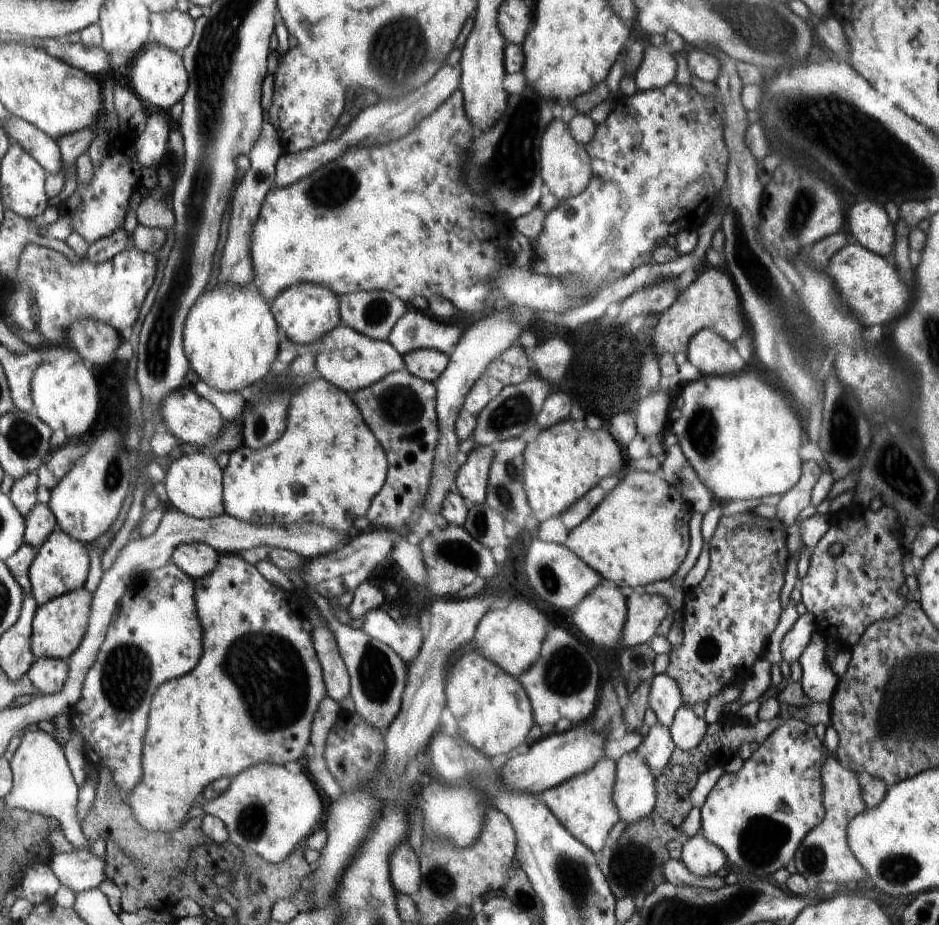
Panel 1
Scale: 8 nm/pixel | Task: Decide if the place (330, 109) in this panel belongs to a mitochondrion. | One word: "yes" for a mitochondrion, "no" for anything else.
no

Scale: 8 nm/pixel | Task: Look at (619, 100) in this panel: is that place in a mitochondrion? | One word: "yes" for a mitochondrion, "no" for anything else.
no

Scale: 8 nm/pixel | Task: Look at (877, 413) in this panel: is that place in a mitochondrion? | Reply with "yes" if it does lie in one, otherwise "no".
no

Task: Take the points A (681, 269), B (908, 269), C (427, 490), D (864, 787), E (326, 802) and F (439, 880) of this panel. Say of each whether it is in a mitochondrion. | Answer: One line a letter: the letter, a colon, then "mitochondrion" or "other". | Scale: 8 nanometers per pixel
A: other
B: other
C: other
D: other
E: other
F: mitochondrion

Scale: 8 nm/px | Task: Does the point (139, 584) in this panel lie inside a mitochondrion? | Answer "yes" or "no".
no

